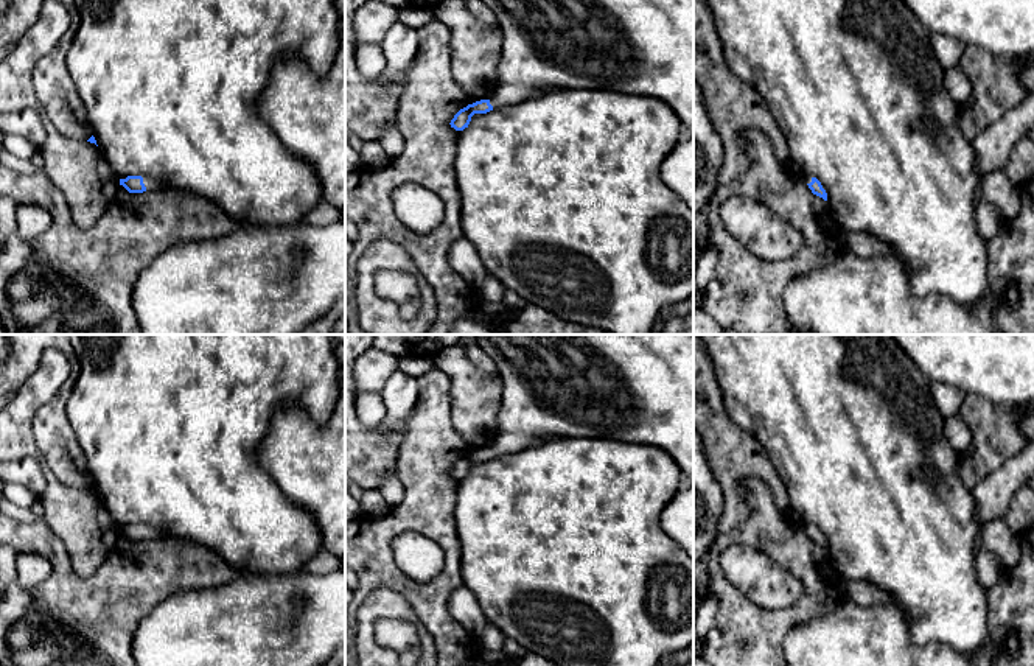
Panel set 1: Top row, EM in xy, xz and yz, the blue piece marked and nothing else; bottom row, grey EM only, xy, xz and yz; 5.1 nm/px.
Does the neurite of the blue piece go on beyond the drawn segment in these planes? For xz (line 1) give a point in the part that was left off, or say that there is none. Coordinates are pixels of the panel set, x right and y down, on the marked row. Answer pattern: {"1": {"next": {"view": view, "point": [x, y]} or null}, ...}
{"1": {"next": {"view": "xz", "point": [641, 47]}}}

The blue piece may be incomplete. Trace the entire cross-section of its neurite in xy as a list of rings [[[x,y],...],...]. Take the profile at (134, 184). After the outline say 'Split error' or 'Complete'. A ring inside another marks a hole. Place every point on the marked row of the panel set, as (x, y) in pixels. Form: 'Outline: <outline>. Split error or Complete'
Outline: [[[128,176],[126,179],[120,179],[120,185],[123,185],[129,193],[154,191],[162,188],[163,184],[163,179],[141,176]]]. Split error

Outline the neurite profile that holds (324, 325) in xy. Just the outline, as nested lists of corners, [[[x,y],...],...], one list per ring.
[[[345,299],[337,300],[322,317],[313,321],[295,335],[331,335],[337,321],[345,314]]]

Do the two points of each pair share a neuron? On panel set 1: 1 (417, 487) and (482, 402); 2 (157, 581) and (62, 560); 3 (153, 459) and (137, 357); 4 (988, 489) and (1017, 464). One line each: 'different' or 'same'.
1: different
2: same
3: same
4: same

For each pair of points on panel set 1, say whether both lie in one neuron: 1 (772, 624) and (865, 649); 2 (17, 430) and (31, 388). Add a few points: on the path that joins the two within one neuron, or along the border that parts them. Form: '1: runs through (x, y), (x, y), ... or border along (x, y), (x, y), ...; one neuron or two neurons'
1: border along (824, 613), (796, 624), (787, 634), (781, 648); two neurons
2: runs through (17, 419), (28, 399); one neuron

